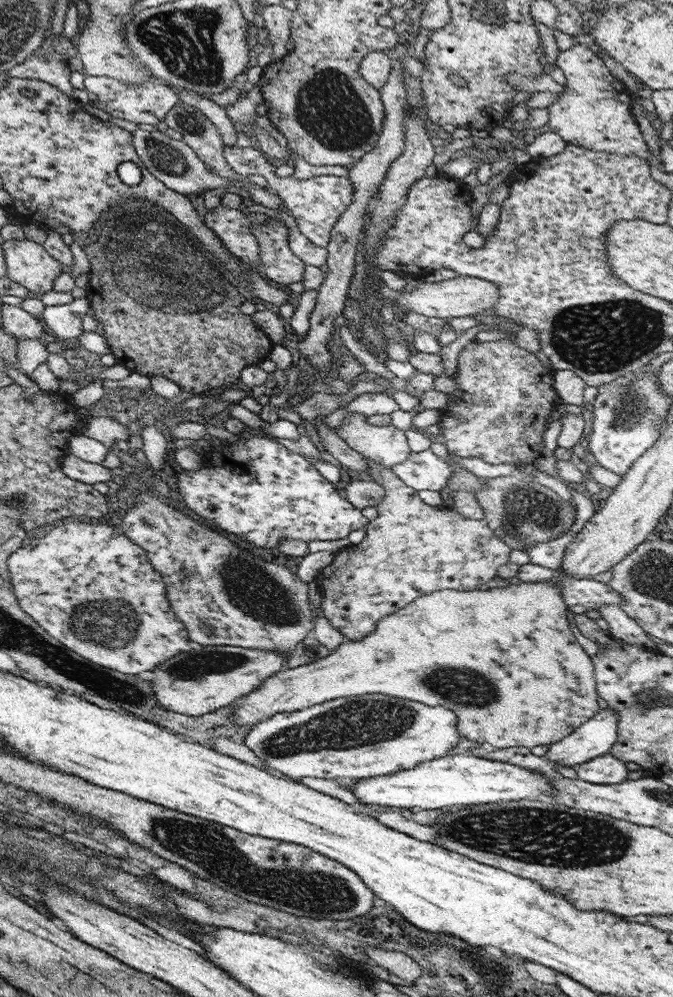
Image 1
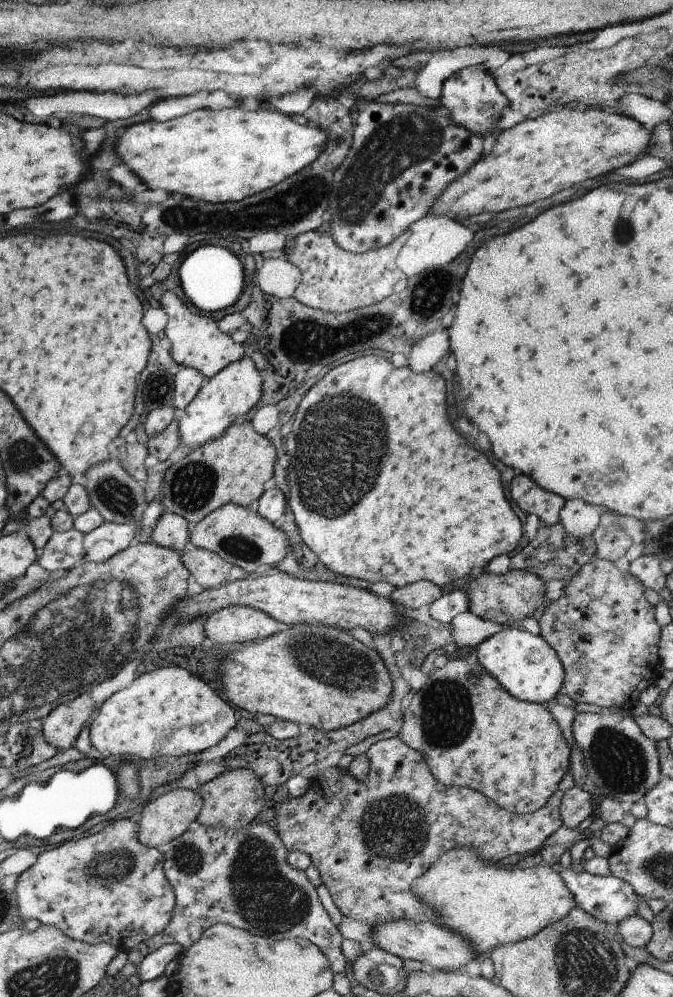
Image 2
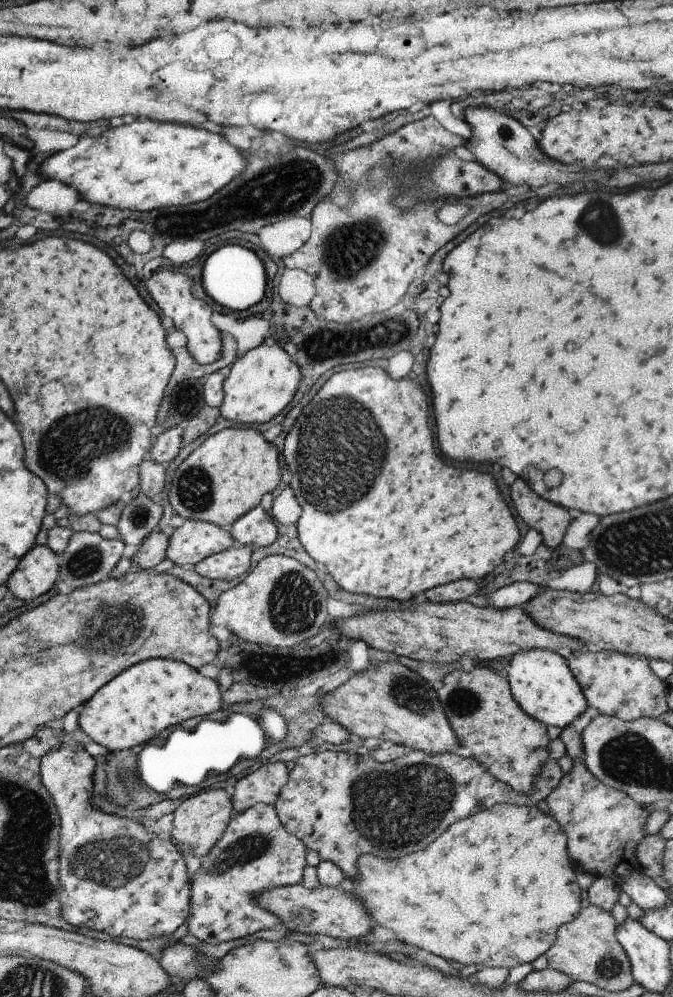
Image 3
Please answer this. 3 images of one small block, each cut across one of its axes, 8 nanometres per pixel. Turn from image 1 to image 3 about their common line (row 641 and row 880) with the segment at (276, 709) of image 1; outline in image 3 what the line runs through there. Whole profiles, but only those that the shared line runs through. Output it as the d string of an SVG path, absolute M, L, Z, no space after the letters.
M501 804L489 810L483 810L479 814L473 814L465 820L453 822L439 838L435 838L427 848L407 854L403 858L397 860L381 860L373 854L363 854L357 860L357 870L359 870L359 880L353 882L353 894L367 906L371 920L375 922L375 926L383 926L389 928L393 932L393 936L401 942L407 942L411 946L417 946L425 952L431 952L435 956L441 956L445 962L451 962L453 966L481 966L481 970L487 968L517 968L519 964L529 964L531 960L535 960L537 956L543 956L551 944L555 942L555 930L567 922L571 922L577 914L579 914L579 886L575 882L575 870L573 866L567 862L567 838L559 826L559 822L553 816L541 814L537 808L533 806L513 806L513 804Z

